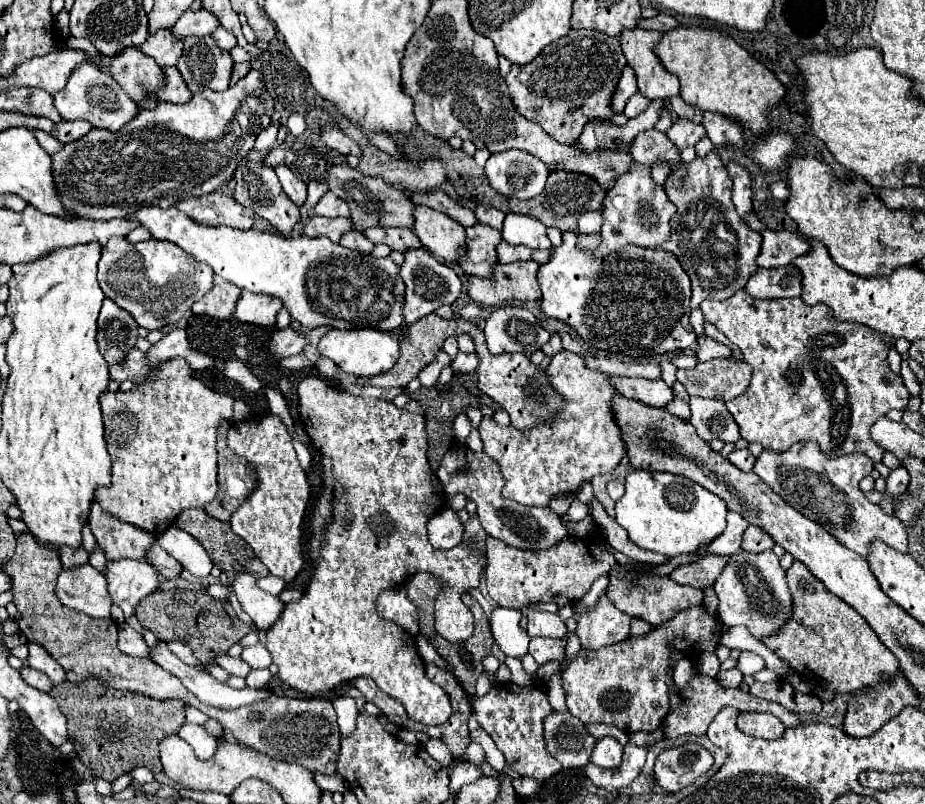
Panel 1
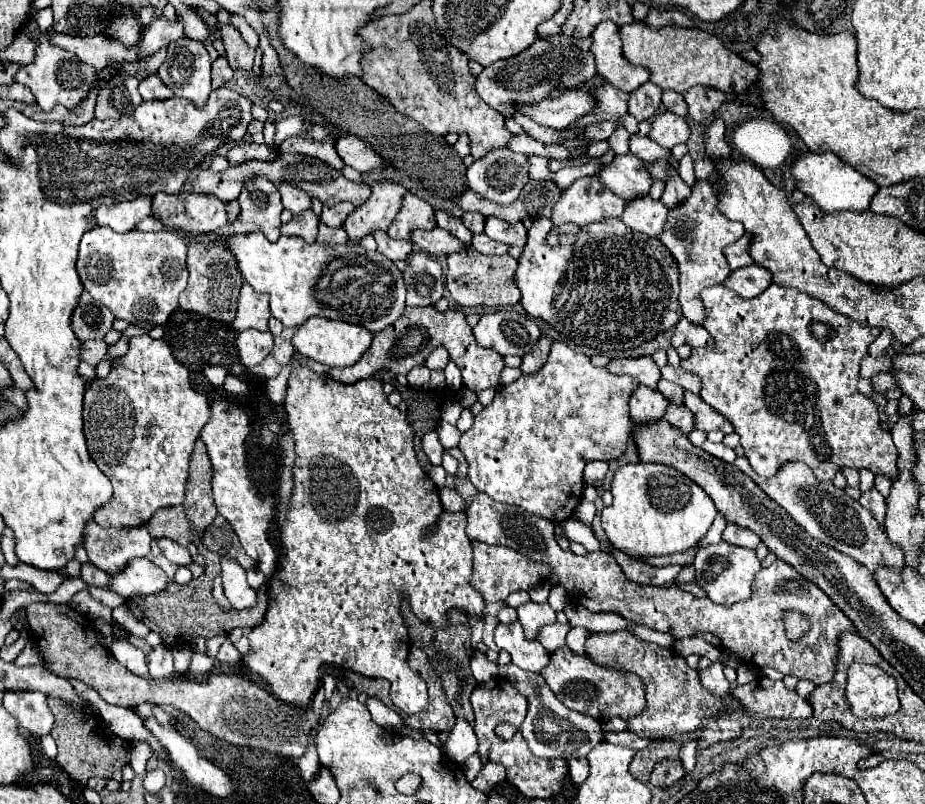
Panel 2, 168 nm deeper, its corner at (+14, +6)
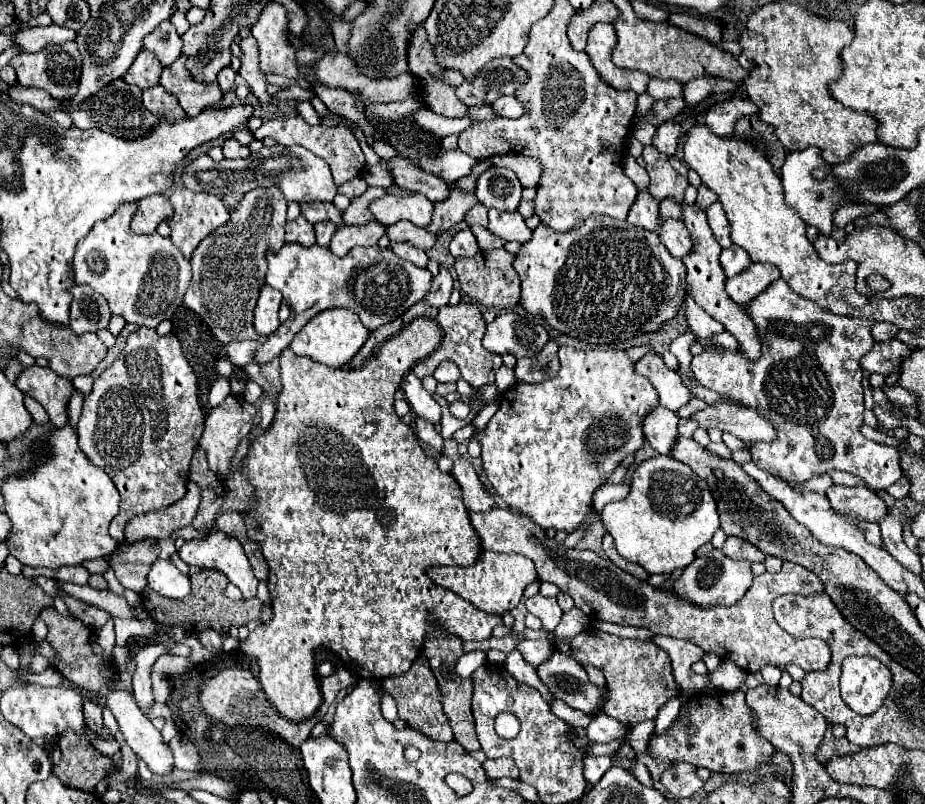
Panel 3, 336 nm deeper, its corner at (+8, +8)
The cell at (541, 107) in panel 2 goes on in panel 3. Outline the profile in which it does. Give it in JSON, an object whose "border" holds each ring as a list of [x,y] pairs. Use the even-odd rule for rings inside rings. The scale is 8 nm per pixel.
{"border":[[[502,96],[492,104],[494,112],[504,116],[504,118],[520,118],[526,114],[524,104],[520,104],[520,100],[516,96]]]}

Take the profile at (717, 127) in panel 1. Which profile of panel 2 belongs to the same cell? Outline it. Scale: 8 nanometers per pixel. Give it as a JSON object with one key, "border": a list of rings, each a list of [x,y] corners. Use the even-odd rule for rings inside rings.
{"border":[[[694,86],[682,94],[684,102],[688,104],[688,114],[696,122],[708,120],[724,102],[726,94],[720,90],[712,90],[708,86]]]}

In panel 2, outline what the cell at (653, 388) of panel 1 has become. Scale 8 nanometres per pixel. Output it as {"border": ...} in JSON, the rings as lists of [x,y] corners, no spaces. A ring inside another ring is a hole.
{"border":[[[638,386],[630,398],[632,422],[636,422],[638,426],[656,422],[666,414],[666,406],[668,400],[660,392],[654,392],[646,386]]]}

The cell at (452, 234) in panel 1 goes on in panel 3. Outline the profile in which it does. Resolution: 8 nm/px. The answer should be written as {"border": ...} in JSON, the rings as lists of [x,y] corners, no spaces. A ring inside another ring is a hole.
{"border":[[[386,194],[370,204],[370,212],[384,226],[392,226],[400,220],[410,220],[416,226],[428,226],[432,220],[432,210],[434,204],[420,194],[408,194],[408,196]]]}

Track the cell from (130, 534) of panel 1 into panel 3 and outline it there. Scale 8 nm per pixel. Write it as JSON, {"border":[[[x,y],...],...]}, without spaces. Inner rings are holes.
{"border":[[[144,538],[140,542],[126,544],[122,542],[114,554],[108,556],[110,568],[124,588],[130,588],[138,594],[146,588],[146,574],[150,564],[158,558],[160,546],[154,538]]]}

